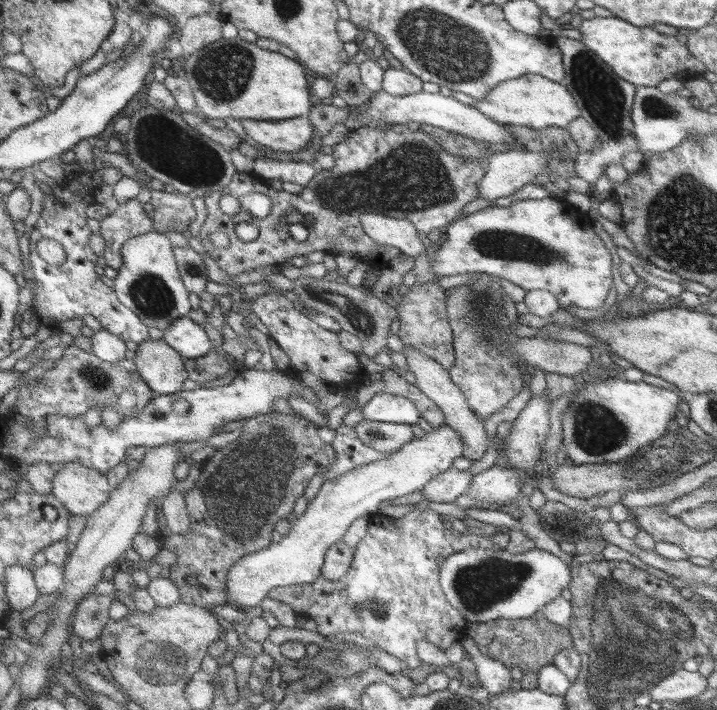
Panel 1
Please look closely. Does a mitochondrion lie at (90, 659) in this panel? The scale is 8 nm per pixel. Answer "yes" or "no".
no

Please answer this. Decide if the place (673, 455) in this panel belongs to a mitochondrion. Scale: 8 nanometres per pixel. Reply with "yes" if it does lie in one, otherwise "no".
yes

